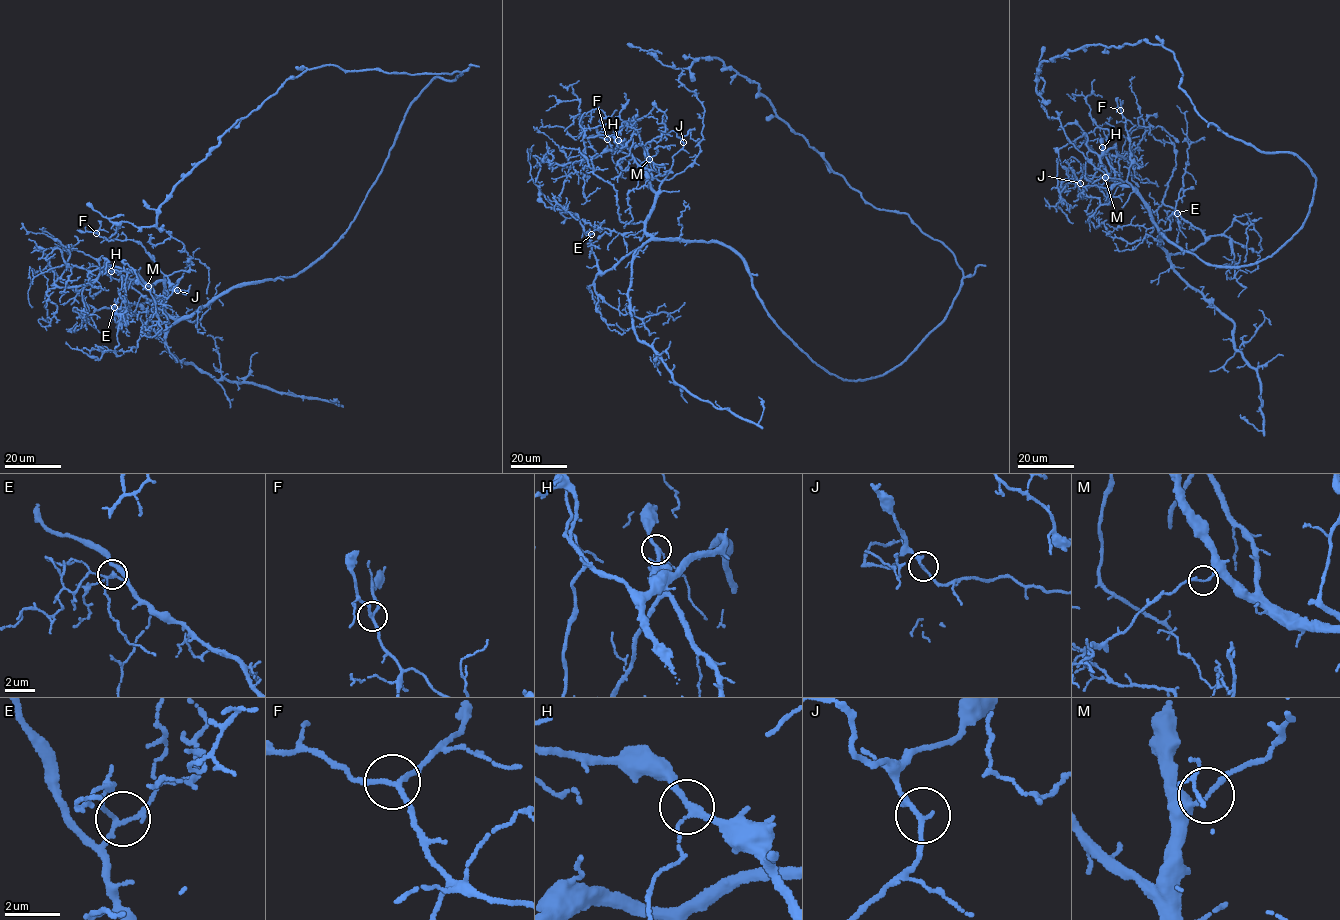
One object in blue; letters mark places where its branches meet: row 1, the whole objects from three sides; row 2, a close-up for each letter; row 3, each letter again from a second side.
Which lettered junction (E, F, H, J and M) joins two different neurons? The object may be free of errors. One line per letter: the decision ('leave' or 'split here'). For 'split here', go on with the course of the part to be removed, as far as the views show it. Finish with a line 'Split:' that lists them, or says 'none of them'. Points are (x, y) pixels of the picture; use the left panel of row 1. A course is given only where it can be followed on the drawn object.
E: leave
F: leave
H: leave
J: leave
M: split here | (147, 286), (93, 275), (90, 281), (39, 319), (44, 326)
Split: M

